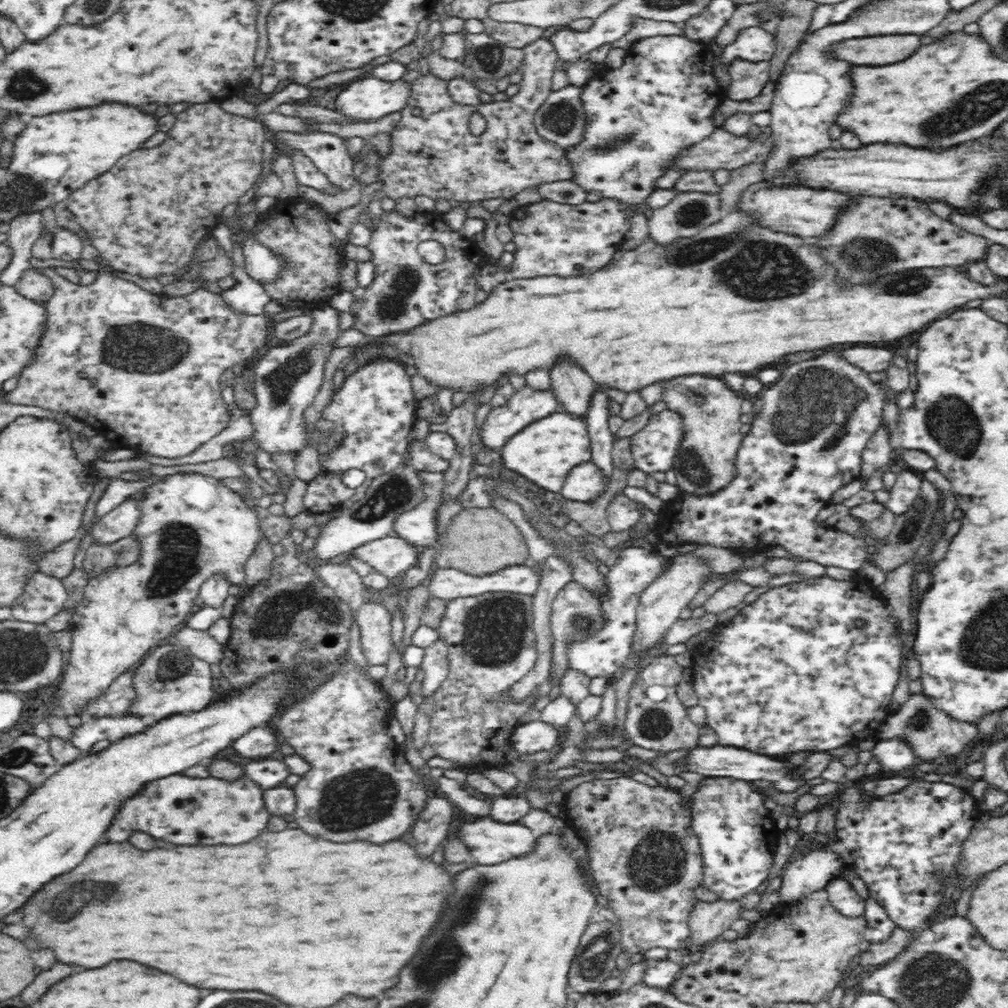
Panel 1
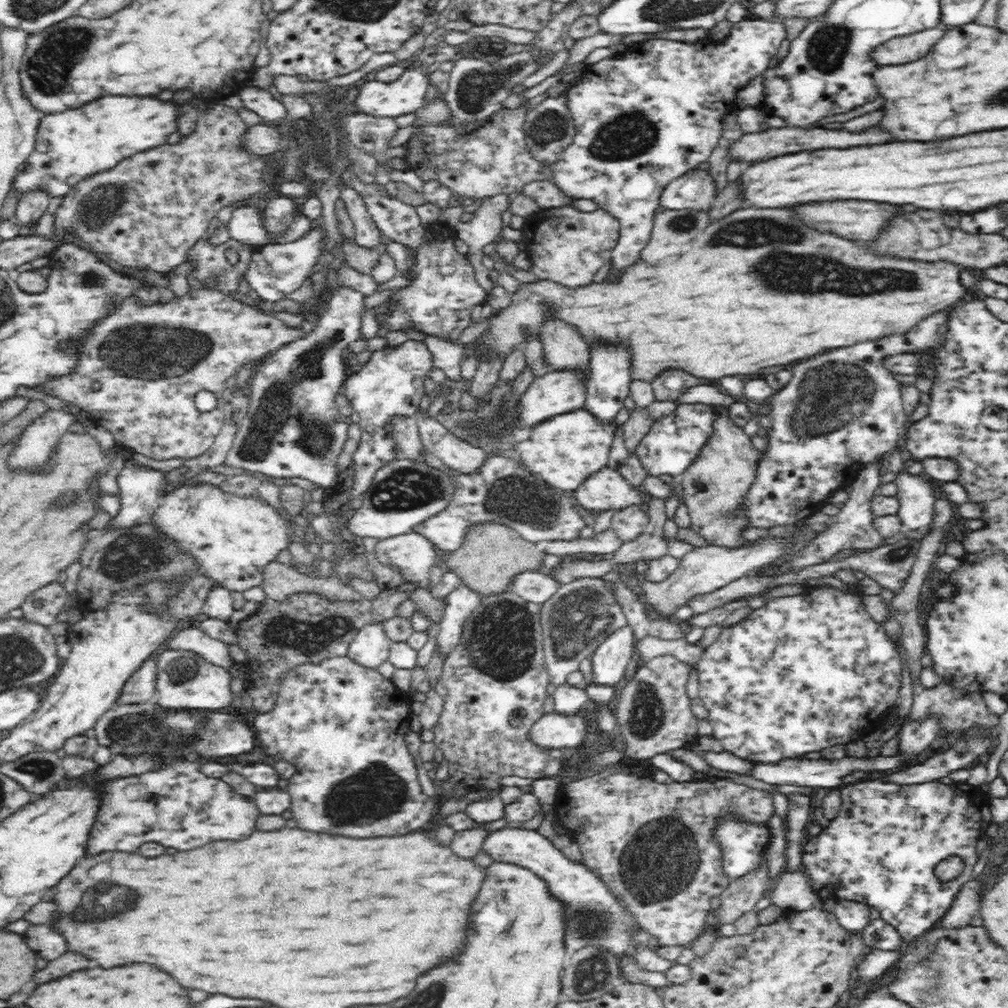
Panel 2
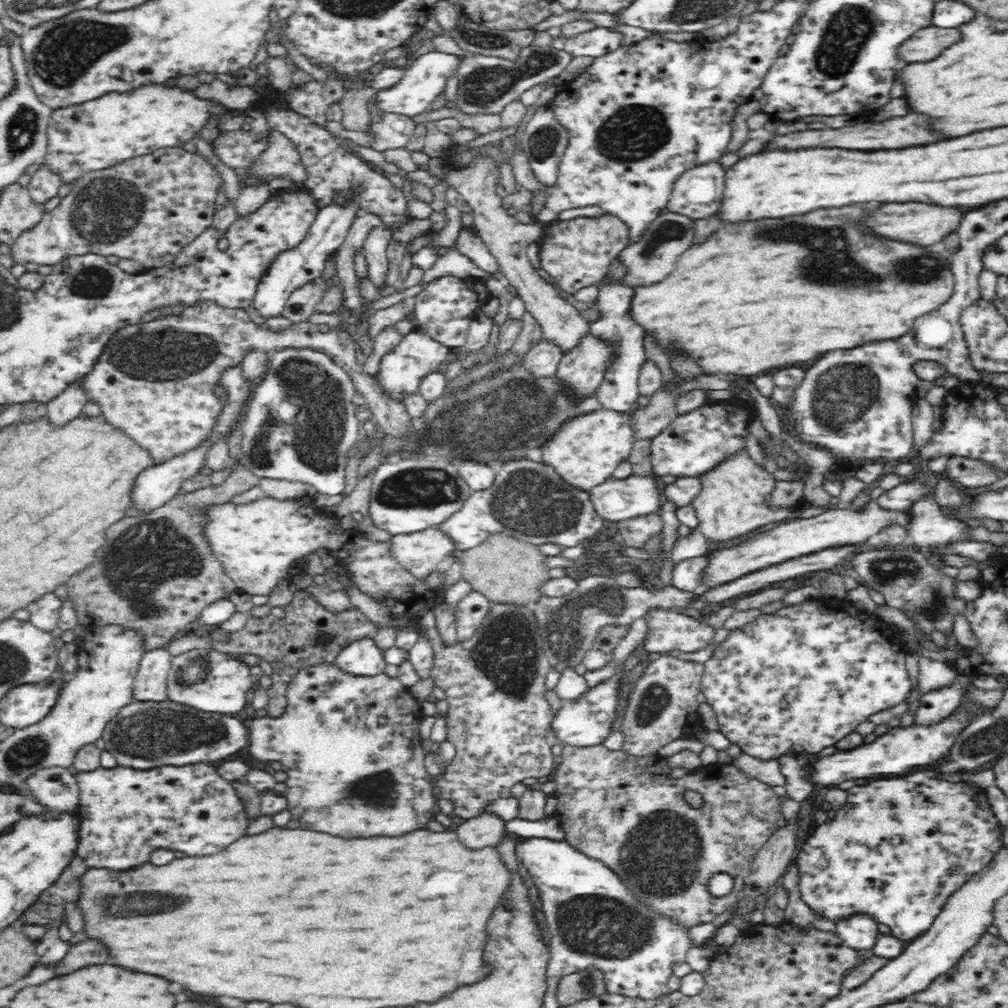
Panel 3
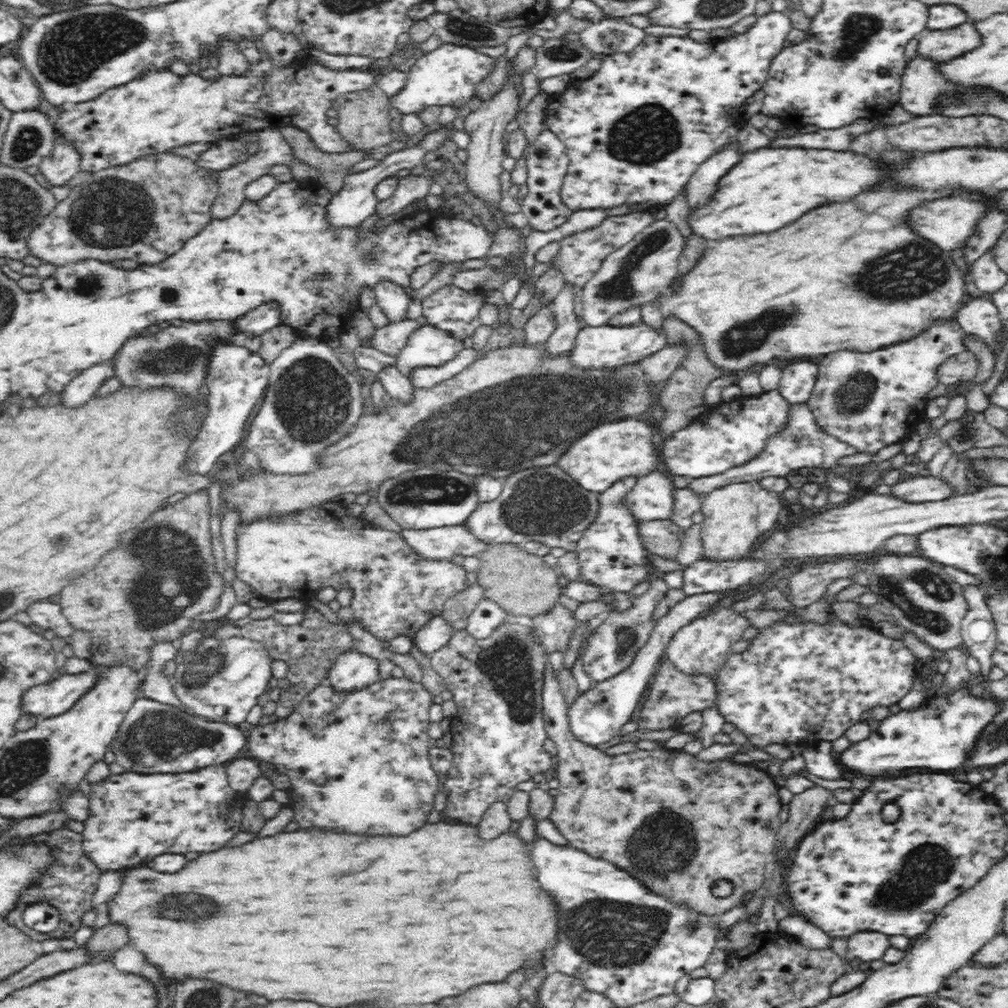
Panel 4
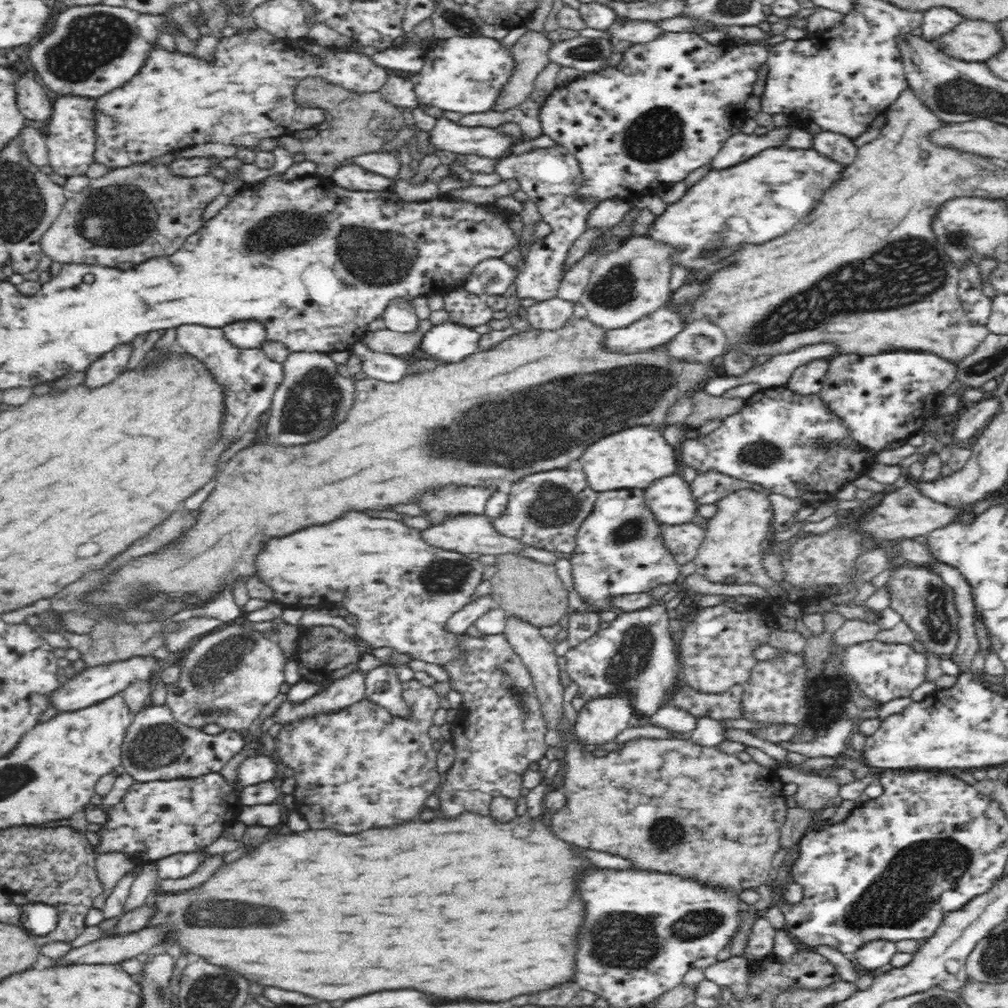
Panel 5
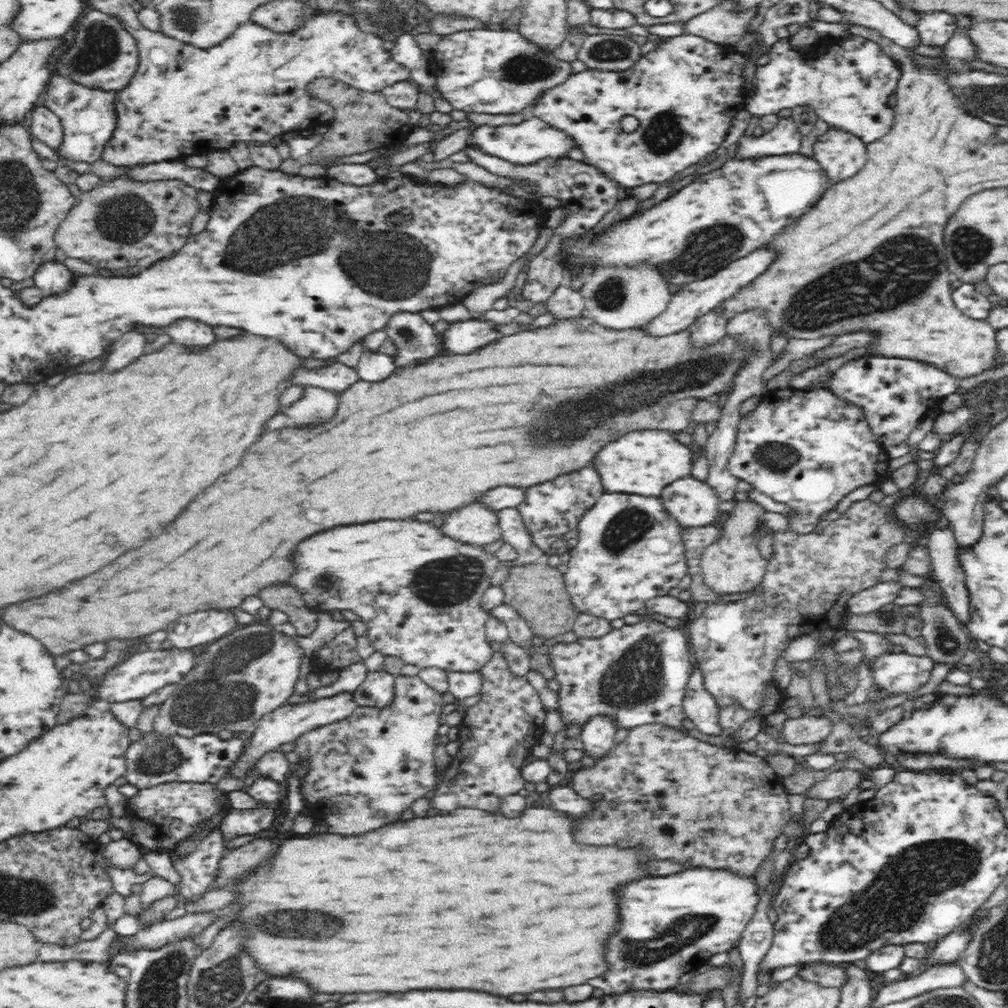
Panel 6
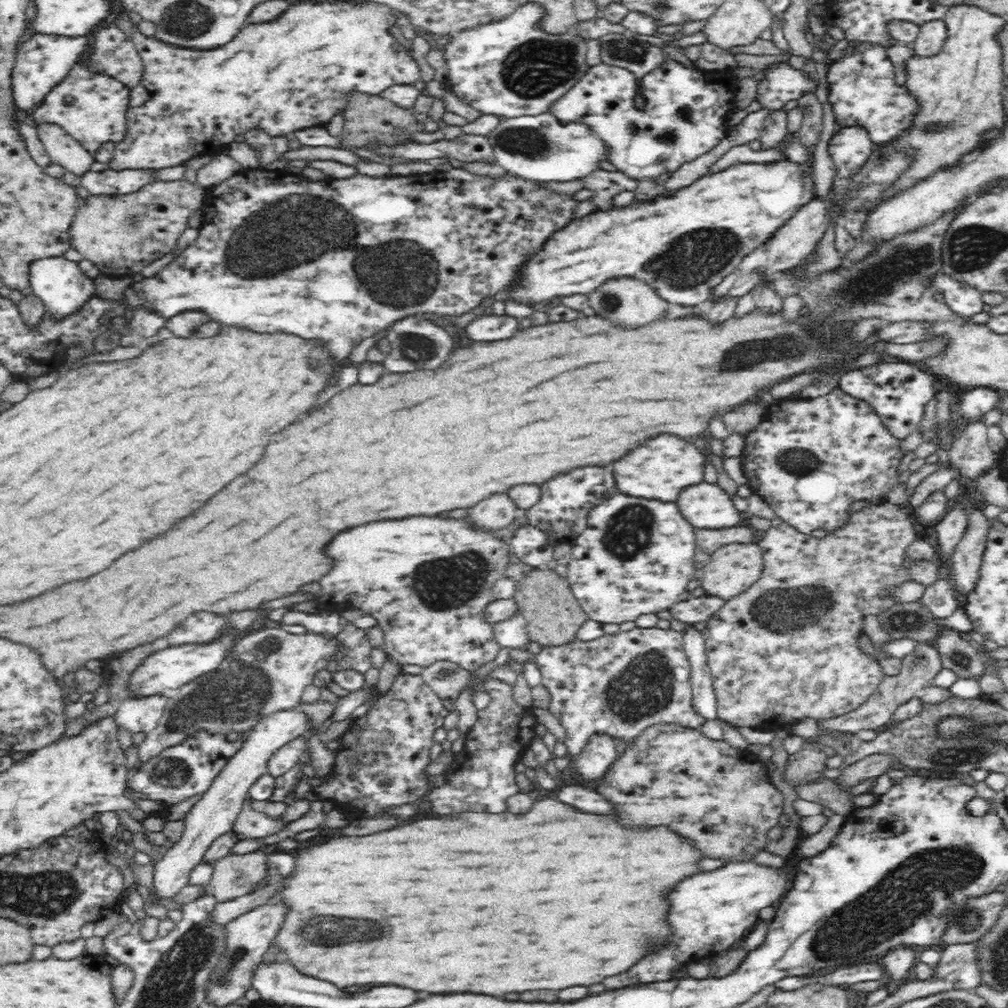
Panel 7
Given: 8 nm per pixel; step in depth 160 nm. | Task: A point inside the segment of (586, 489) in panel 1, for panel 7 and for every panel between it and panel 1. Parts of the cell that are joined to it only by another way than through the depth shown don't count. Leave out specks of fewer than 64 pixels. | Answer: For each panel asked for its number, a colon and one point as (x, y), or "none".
2: (606, 490)
3: (617, 500)
4: (653, 498)
5: (671, 500)
6: (694, 504)
7: (707, 506)

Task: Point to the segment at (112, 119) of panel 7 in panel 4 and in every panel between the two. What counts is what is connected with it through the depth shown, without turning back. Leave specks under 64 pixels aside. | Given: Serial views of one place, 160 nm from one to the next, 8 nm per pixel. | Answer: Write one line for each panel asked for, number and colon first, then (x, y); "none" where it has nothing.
4: (63, 162)
5: (70, 138)
6: (88, 114)

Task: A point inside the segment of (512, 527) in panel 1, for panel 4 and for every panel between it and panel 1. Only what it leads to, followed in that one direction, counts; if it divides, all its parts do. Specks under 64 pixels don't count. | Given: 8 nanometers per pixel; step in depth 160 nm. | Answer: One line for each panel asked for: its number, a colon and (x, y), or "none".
2: (492, 555)
3: (506, 570)
4: (523, 584)

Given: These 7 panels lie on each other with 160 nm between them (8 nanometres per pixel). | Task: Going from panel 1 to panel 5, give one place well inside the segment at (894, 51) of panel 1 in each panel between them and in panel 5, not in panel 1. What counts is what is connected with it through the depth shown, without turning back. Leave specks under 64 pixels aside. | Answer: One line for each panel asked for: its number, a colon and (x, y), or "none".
2: (906, 48)
3: (928, 43)
4: (944, 46)
5: (976, 41)

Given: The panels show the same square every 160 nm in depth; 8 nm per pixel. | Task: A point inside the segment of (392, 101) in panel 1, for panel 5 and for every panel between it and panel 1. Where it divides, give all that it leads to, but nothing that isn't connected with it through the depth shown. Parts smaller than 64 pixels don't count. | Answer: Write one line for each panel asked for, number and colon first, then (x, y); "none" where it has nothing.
2: (407, 94)
3: (422, 82)
4: (450, 75)
5: (467, 74)

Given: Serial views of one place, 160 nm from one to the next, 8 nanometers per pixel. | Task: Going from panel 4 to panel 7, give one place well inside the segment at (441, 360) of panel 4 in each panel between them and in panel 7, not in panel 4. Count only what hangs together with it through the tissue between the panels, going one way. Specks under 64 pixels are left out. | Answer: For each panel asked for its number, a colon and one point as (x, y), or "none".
5: (450, 342)
6: (462, 337)
7: (487, 327)

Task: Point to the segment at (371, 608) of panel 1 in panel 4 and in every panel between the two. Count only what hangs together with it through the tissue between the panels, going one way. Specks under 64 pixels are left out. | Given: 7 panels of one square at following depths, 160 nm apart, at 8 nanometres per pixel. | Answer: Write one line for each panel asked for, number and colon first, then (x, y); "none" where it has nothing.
2: (370, 648)
3: (361, 658)
4: (353, 671)

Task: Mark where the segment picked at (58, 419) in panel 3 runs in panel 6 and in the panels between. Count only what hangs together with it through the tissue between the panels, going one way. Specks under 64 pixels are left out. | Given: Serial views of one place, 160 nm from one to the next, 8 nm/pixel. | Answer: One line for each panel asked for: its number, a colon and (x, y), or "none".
4: (80, 390)
5: (104, 370)
6: (130, 345)

